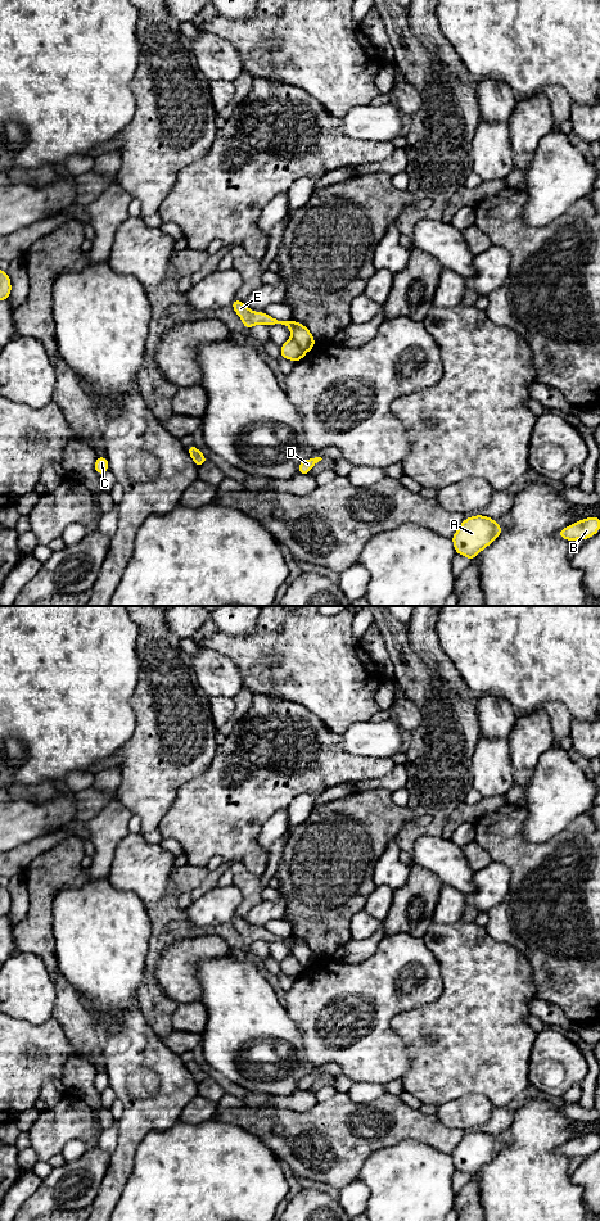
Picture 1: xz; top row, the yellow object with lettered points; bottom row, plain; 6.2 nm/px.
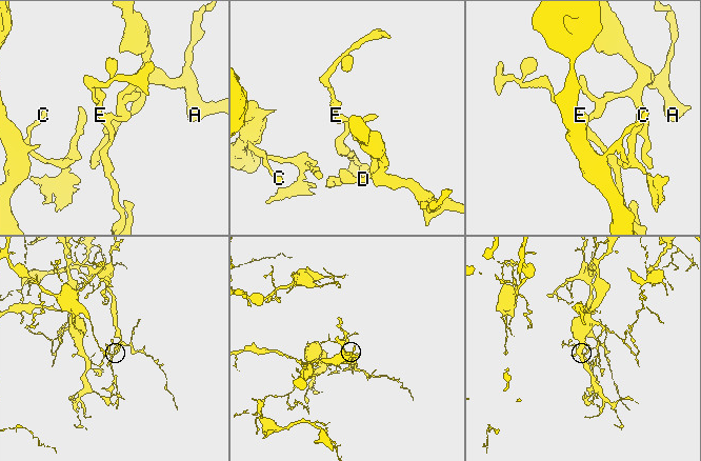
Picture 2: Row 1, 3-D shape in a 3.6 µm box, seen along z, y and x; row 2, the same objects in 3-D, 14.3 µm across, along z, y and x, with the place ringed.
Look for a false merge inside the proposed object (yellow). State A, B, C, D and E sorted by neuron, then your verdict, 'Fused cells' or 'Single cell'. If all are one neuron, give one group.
Groups: A B C D / E. Fused cells

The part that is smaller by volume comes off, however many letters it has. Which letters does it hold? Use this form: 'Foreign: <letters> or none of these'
Foreign: E

